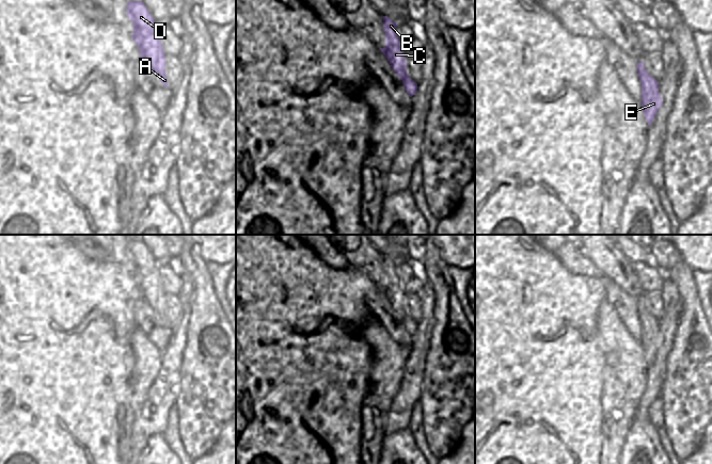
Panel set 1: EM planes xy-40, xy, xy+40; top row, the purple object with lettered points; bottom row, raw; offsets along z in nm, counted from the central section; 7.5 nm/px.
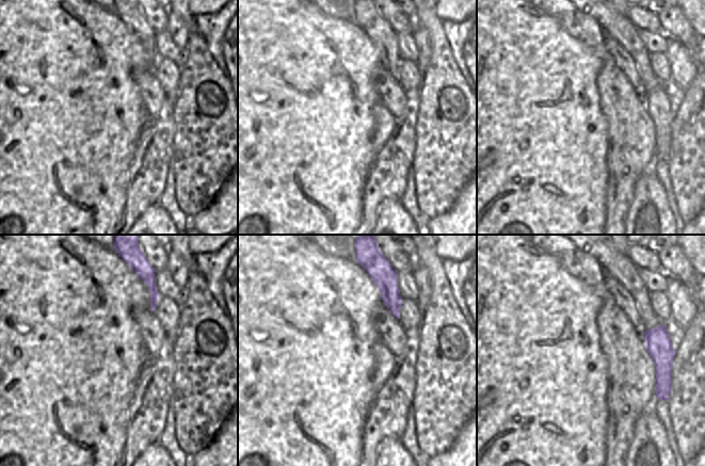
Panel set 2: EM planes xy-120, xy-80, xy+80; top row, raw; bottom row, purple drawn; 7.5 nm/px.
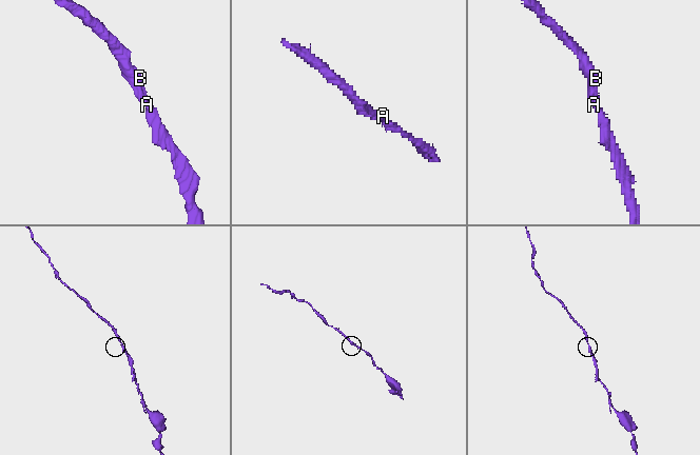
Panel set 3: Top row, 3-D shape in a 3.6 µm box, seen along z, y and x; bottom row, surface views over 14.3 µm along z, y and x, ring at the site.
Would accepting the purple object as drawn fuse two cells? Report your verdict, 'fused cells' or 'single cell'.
single cell

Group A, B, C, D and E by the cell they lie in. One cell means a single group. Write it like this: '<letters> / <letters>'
A B C D E

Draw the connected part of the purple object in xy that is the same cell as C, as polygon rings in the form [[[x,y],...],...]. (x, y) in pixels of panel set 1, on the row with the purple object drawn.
[[[383,16],[383,30],[385,32],[385,47],[380,48],[392,68],[402,80],[405,90],[410,97],[417,92],[417,83],[414,82],[407,74],[407,62],[405,60],[406,53],[400,47],[400,41],[396,34],[397,22],[393,22],[391,18]]]

